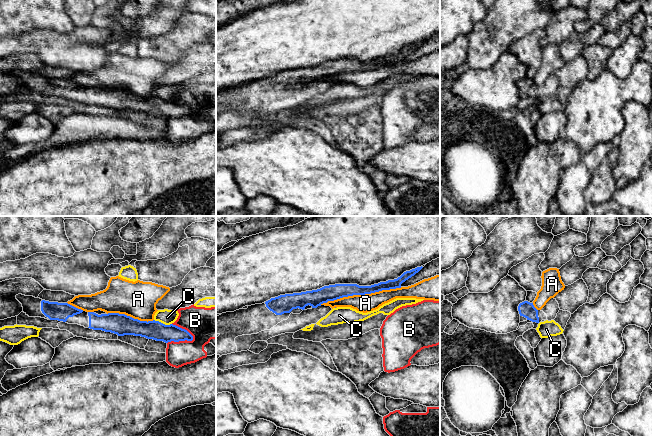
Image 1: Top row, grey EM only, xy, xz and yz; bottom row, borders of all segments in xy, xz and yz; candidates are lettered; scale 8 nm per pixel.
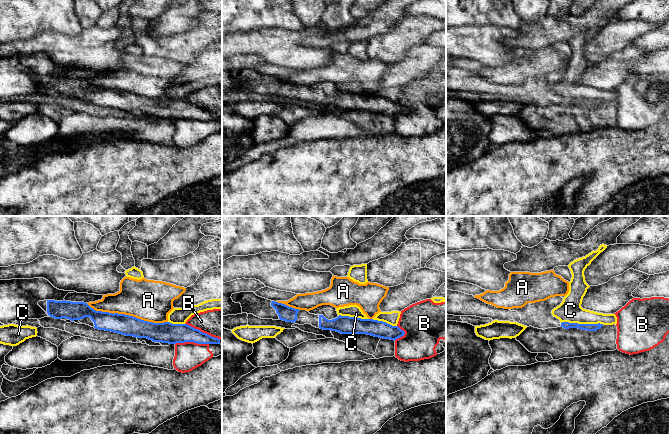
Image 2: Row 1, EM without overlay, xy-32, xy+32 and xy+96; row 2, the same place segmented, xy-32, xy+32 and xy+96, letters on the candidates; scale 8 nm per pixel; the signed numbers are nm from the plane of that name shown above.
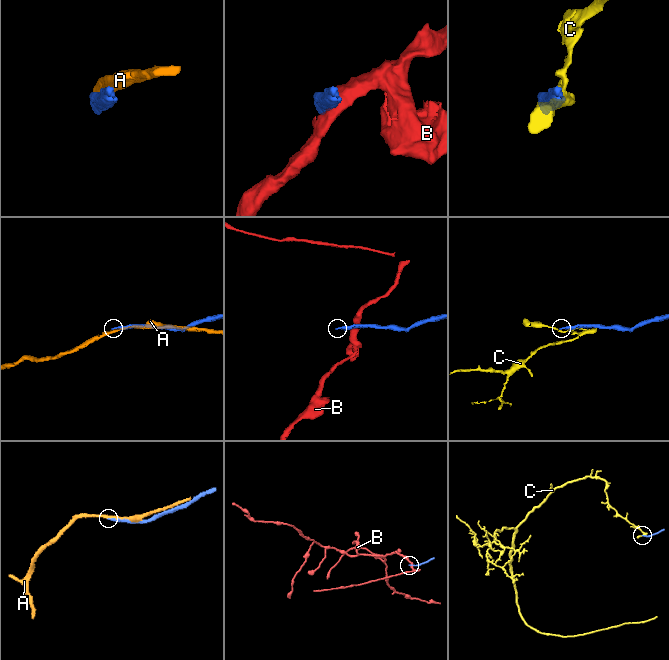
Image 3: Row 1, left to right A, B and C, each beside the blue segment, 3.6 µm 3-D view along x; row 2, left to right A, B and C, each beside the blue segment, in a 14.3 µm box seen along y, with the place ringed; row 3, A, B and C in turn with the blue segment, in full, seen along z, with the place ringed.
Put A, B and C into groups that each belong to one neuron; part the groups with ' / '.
A / B / C

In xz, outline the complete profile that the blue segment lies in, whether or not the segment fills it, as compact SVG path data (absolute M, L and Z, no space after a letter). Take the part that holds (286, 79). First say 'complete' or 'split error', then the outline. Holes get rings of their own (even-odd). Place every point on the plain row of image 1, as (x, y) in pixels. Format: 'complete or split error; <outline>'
split error; M417 43L404 48L400 53L386 58L380 58L371 62L359 62L357 60L335 60L324 62L317 66L301 69L285 70L262 79L248 82L247 85L239 85L234 88L222 89L216 92L216 131L227 131L235 128L247 127L256 117L268 115L285 110L295 109L306 102L316 100L325 93L332 84L325 82L328 77L334 77L353 71L365 71L382 66L401 64L401 60L418 49L423 43Z

